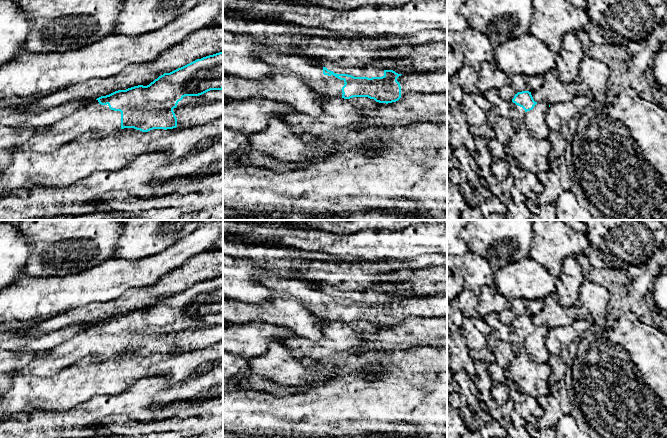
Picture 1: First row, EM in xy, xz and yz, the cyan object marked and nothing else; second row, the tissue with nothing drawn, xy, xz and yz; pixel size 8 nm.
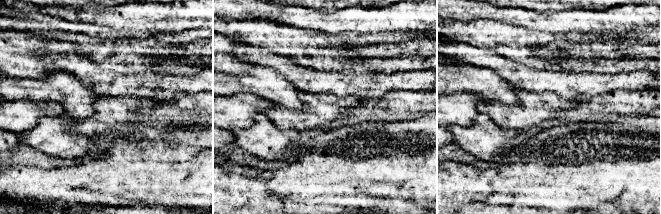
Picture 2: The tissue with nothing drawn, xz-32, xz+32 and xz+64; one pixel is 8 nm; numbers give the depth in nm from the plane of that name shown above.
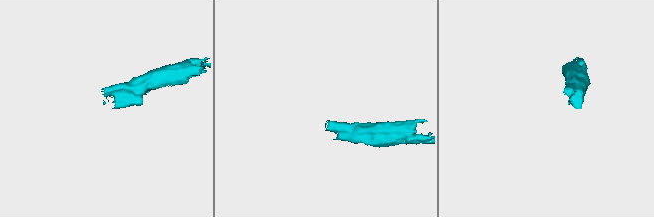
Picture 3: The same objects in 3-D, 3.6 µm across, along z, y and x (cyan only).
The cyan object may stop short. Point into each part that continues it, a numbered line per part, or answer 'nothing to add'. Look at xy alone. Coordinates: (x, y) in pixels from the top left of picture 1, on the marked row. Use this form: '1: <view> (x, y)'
1: xy (95, 120)

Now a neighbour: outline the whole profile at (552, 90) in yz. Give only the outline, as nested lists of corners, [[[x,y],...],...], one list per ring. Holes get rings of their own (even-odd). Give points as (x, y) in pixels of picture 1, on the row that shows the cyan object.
[[[553,69],[544,74],[543,84],[531,95],[537,103],[544,102],[551,105],[557,102],[568,102],[577,95],[578,85],[578,81],[561,82],[556,69]]]

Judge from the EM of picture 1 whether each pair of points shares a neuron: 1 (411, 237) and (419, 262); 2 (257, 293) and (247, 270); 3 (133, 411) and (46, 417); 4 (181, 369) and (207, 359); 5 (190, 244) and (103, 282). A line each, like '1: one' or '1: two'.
1: two
2: one
3: one
4: one
5: one

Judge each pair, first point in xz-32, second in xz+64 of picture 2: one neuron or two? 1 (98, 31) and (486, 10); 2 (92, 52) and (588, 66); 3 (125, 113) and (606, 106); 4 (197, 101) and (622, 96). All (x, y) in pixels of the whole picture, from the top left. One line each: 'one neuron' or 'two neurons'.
1: two neurons
2: two neurons
3: two neurons
4: one neuron

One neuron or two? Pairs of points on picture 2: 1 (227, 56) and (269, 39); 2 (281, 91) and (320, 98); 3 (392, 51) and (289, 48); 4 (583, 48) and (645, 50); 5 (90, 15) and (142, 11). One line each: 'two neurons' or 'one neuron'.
1: two neurons
2: two neurons
3: two neurons
4: one neuron
5: one neuron

